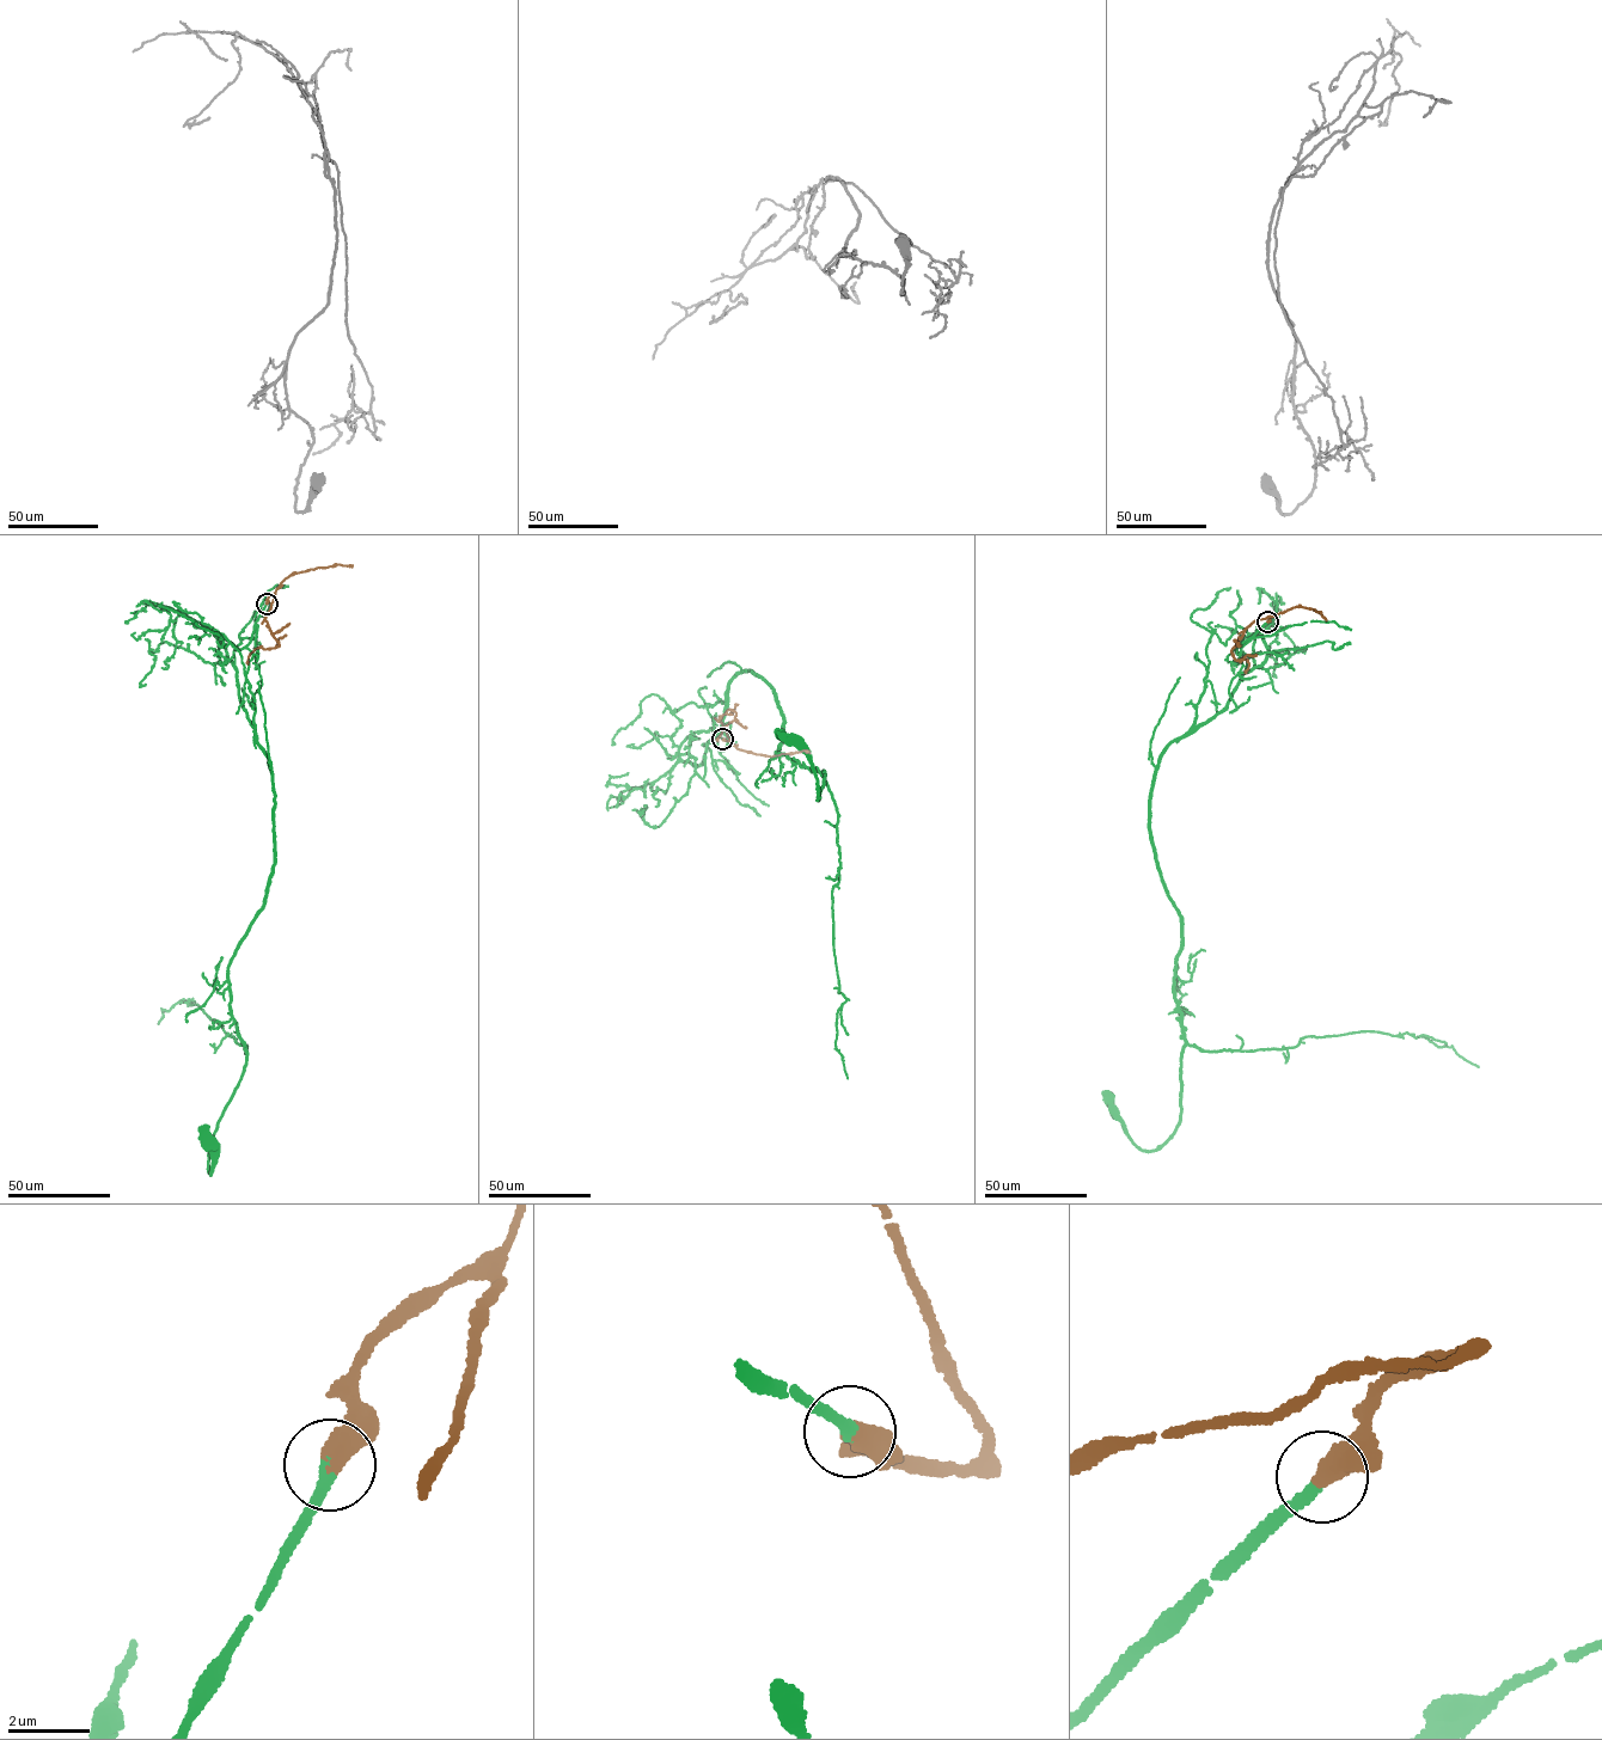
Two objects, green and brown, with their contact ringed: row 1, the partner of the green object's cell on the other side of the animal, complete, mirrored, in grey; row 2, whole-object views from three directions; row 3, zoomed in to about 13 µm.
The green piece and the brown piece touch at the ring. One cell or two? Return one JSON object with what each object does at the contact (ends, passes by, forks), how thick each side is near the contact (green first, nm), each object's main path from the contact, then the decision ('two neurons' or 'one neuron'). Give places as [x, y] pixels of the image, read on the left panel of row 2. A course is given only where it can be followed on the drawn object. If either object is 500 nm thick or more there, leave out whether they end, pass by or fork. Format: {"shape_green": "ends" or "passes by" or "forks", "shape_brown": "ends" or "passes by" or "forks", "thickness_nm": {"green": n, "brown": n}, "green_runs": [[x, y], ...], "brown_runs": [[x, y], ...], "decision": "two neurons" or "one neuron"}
{"thickness_nm": {"green": 300, "brown": 550}, "green_runs": [[267, 604], [243, 648], [212, 630], [269, 764], [275, 851], [228, 968], [246, 1064], [212, 1175], [212, 1141]], "brown_runs": [[267, 604], [275, 594], [266, 620], [279, 645], [258, 647], [250, 654], [248, 665]], "decision": "one neuron"}

